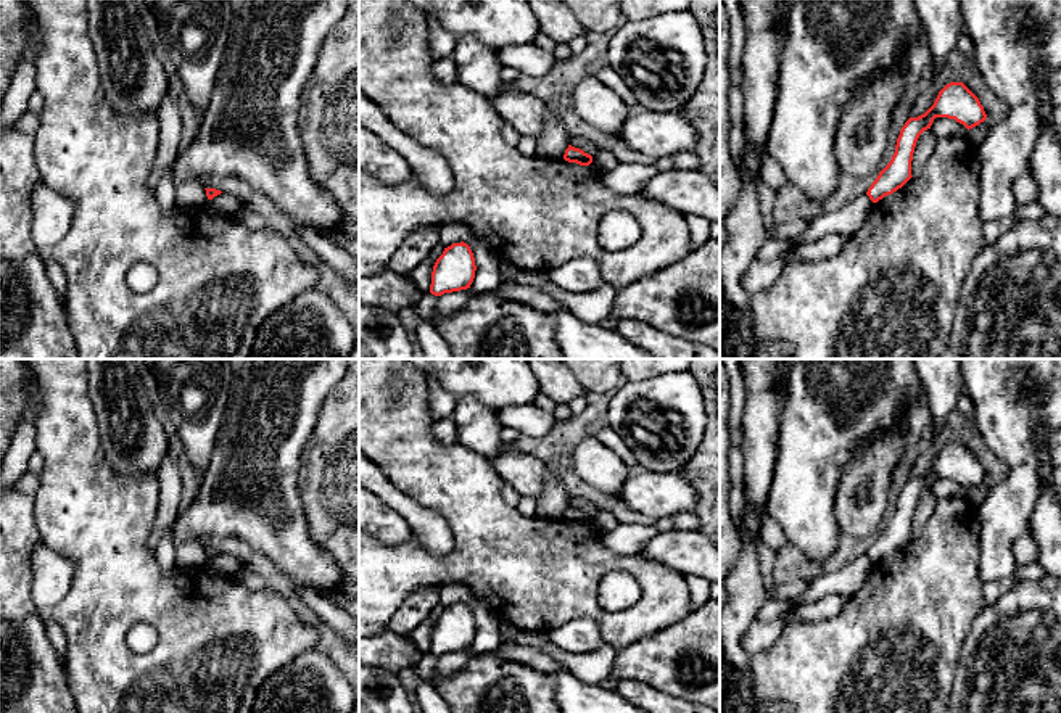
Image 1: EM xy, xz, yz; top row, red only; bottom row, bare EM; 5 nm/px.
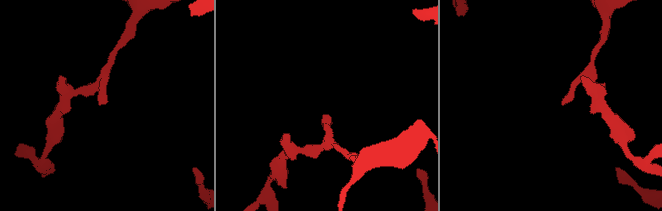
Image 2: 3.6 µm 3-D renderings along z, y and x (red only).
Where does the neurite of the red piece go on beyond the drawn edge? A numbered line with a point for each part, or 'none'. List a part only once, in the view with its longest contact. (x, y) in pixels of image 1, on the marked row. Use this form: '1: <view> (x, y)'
none

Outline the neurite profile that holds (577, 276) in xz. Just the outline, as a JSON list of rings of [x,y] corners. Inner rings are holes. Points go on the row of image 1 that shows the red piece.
[[[576,258],[554,267],[551,280],[570,293],[588,293],[599,290],[605,278],[599,264],[589,258]]]

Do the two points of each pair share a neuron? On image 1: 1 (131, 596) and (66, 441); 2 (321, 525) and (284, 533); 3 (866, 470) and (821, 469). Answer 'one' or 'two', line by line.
1: one
2: two
3: two

